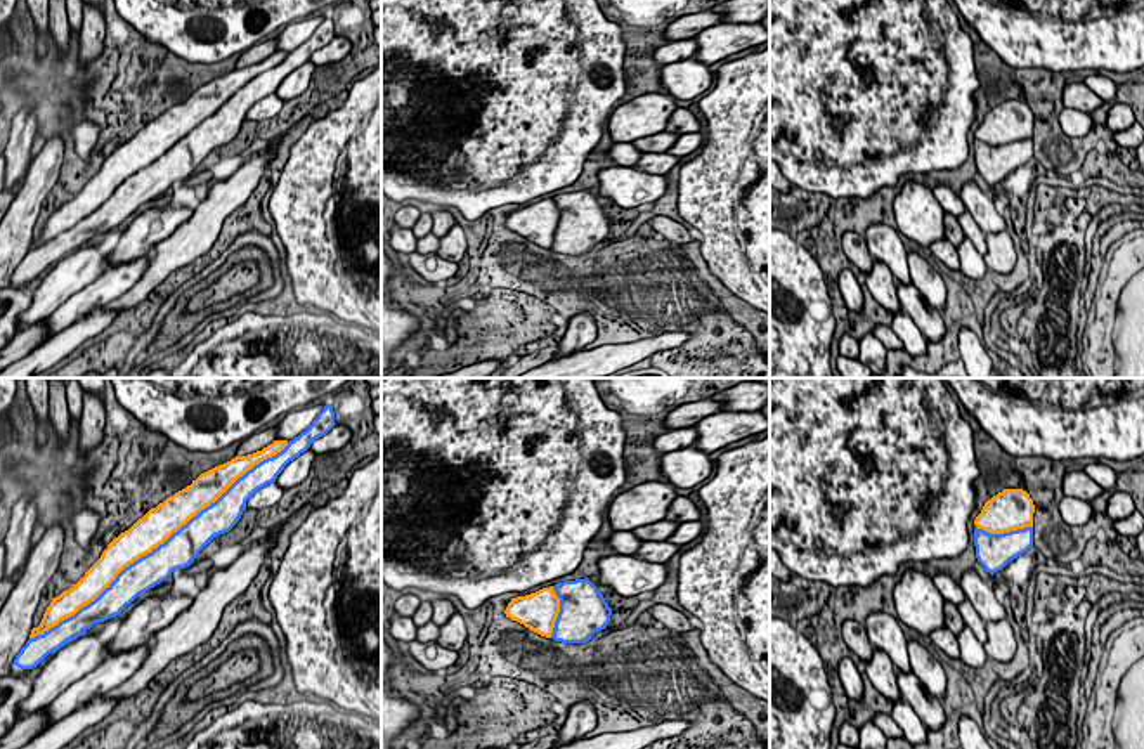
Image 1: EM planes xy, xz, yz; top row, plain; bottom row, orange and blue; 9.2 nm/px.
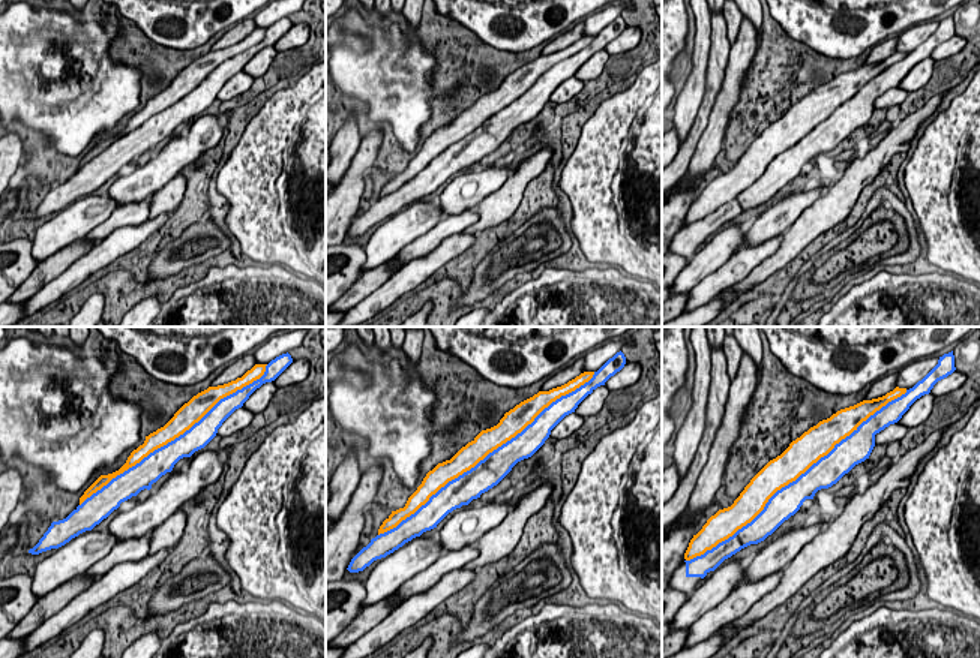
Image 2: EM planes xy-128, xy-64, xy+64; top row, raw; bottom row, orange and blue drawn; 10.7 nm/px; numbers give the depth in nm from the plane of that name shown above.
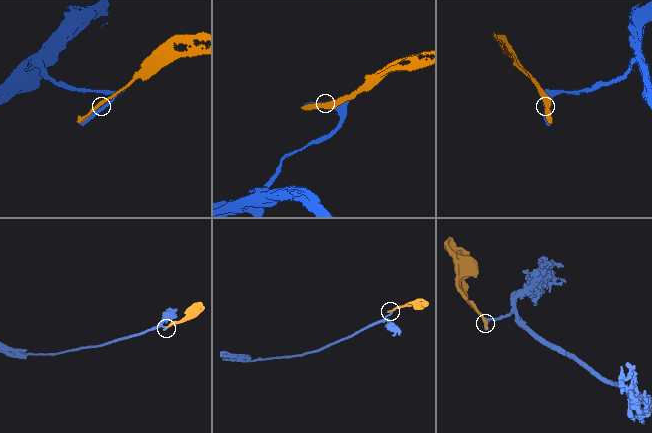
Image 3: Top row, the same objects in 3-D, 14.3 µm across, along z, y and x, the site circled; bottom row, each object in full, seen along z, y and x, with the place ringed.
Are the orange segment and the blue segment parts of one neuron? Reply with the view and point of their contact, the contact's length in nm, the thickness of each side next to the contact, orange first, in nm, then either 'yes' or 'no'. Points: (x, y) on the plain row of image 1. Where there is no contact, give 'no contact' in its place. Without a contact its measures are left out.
xy (158, 156) | 3000 nm | 320/320 nm | yes

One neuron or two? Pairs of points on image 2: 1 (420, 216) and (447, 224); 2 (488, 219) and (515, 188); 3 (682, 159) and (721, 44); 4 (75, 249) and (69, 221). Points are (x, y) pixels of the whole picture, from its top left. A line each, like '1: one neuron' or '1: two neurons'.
1: two neurons
2: one neuron
3: one neuron
4: two neurons

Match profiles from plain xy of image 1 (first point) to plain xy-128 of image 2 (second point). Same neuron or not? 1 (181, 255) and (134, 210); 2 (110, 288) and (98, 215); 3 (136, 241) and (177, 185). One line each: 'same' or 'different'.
1: different
2: different
3: different

